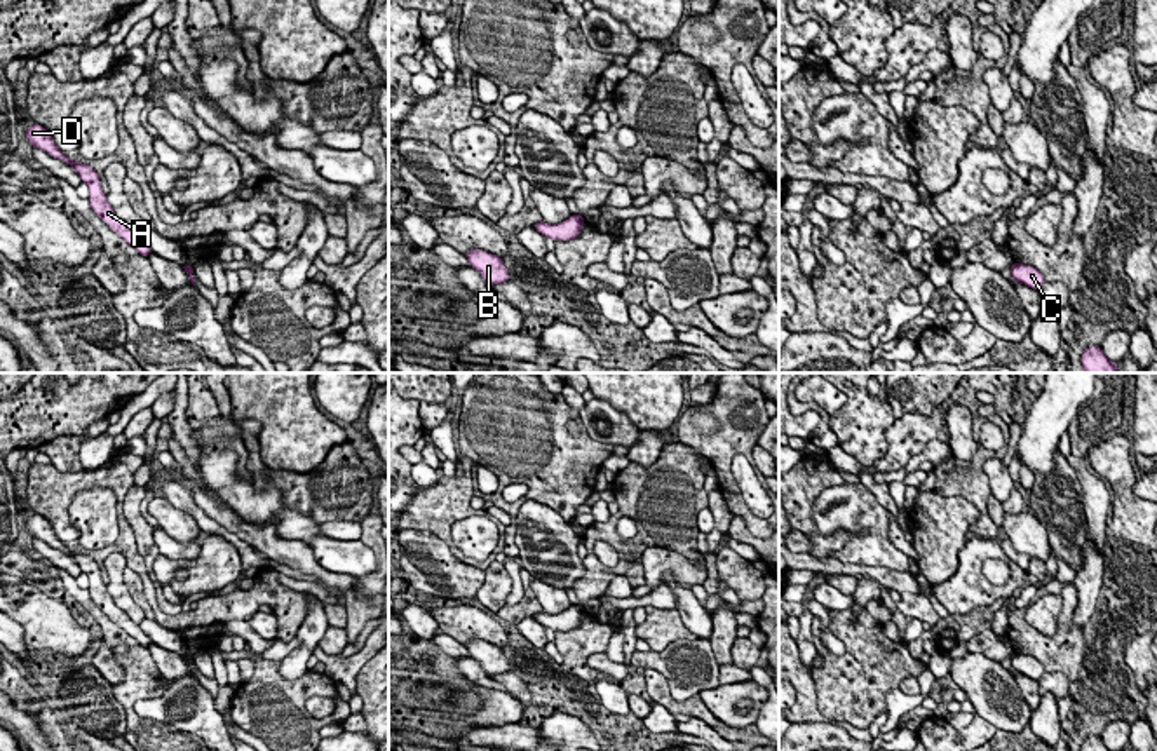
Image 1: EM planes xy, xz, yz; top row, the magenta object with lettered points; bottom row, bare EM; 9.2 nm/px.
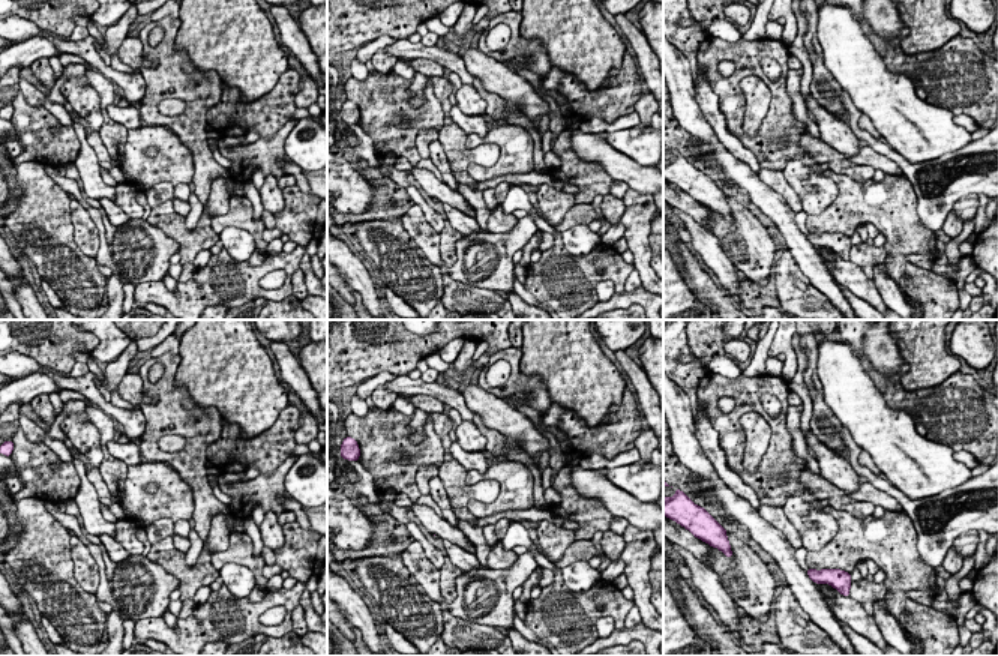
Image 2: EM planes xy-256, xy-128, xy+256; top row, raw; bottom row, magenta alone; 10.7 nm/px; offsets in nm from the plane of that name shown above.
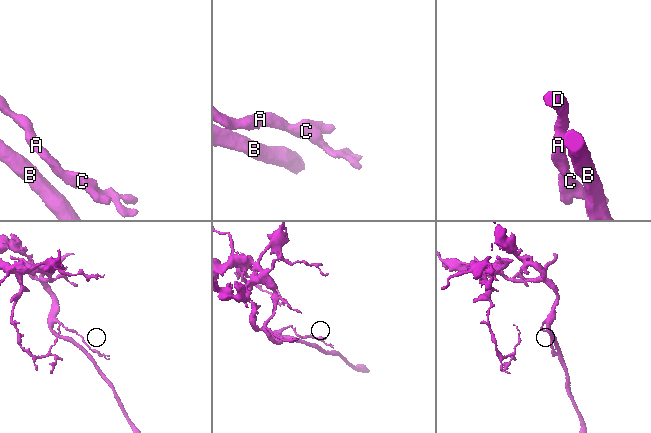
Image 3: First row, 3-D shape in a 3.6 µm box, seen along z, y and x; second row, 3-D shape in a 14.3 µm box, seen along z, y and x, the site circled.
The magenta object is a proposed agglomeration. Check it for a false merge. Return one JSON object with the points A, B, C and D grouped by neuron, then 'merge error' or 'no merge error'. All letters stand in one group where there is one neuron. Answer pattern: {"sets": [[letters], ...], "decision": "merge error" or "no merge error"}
{"sets": [["A", "B", "C", "D"]], "decision": "no merge error"}

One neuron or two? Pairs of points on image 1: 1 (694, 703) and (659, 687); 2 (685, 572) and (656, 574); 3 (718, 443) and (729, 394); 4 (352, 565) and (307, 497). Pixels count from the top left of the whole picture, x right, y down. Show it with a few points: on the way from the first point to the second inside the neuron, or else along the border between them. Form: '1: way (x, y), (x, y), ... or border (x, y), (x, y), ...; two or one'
1: way (685, 706), (675, 706), (664, 696); one
2: way (678, 567), (663, 567); one
3: way (729, 431), (729, 406); one
4: border (277, 490), (288, 507), (309, 518); two

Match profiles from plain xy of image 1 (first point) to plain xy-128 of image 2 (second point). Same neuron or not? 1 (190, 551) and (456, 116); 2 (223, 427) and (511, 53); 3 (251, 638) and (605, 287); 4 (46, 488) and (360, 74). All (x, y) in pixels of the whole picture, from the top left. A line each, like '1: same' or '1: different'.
1: same
2: same
3: different
4: different

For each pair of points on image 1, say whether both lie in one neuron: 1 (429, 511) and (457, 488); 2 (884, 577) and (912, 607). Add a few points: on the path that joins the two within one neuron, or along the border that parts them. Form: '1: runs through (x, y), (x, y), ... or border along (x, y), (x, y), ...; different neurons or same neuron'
1: runs through (436, 509), (450, 495); same neuron
2: runs through (893, 581), (910, 598); same neuron

